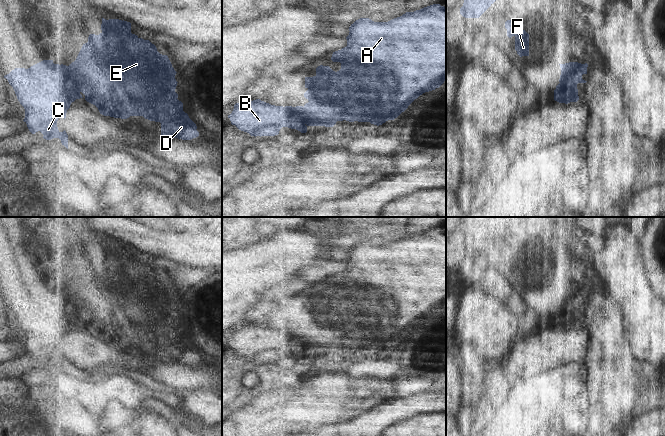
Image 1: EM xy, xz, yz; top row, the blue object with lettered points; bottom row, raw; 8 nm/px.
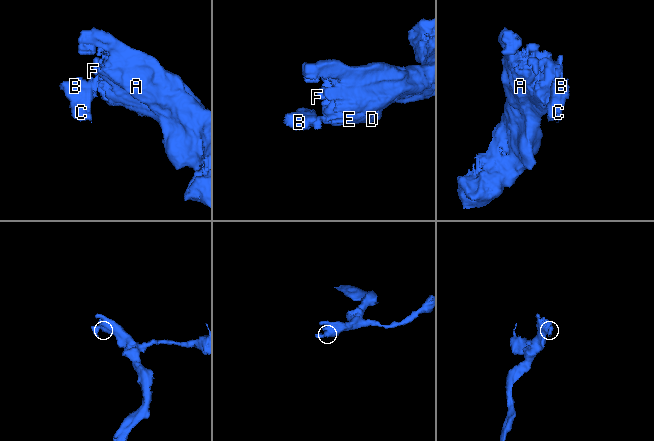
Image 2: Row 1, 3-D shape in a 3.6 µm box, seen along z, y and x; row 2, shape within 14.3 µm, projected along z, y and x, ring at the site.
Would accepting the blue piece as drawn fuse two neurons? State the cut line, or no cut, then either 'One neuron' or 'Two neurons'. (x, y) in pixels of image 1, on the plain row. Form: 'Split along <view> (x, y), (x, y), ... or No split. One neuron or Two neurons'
Split along yz (570, 286), (570, 308), (565, 313). Two neurons

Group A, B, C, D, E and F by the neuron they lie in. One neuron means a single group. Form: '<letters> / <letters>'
A D E F / B C

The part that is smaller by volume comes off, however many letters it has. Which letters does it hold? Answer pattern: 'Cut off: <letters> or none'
Cut off: B, C

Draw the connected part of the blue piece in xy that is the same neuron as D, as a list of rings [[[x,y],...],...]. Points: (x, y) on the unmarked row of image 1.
[[[102,242],[101,254],[99,259],[89,259],[88,266],[83,268],[76,284],[68,290],[72,314],[82,316],[85,324],[95,329],[104,340],[121,343],[143,340],[150,345],[161,347],[161,361],[182,364],[198,361],[196,348],[183,335],[183,327],[177,323],[178,318],[175,316],[178,307],[175,303],[177,296],[172,291],[168,280],[160,278],[149,264],[132,258],[130,246]]]

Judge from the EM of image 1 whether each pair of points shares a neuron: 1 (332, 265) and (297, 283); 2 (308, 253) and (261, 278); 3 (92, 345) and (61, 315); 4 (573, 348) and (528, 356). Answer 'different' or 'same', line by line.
1: same
2: same
3: different
4: same

